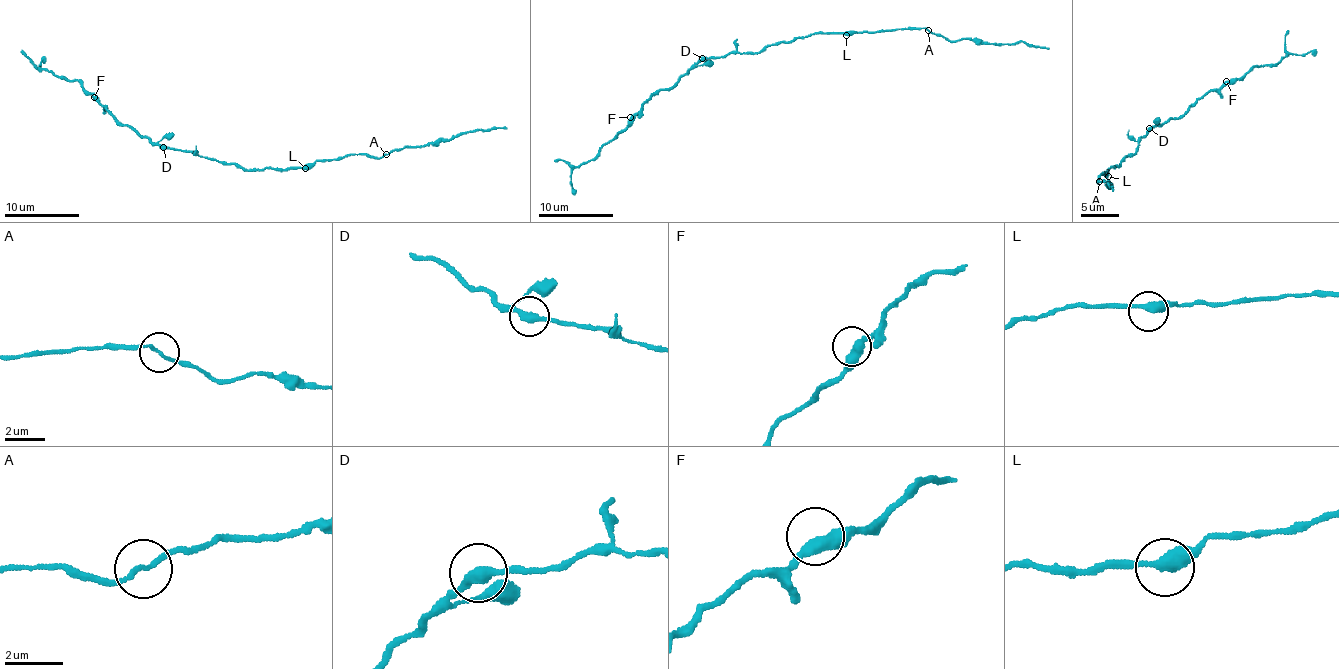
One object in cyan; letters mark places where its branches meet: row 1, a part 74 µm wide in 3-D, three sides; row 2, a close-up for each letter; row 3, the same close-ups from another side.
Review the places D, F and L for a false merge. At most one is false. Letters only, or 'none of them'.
none of them

